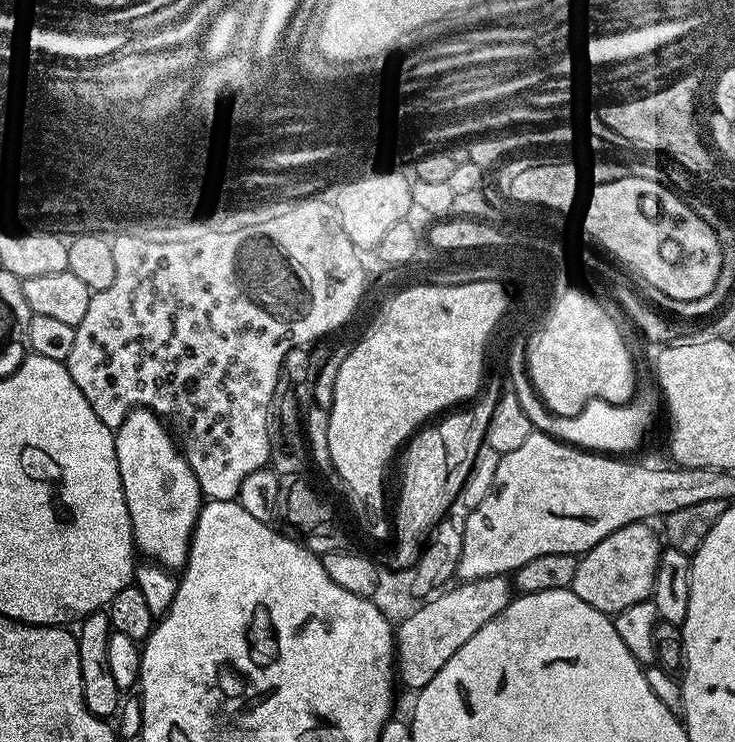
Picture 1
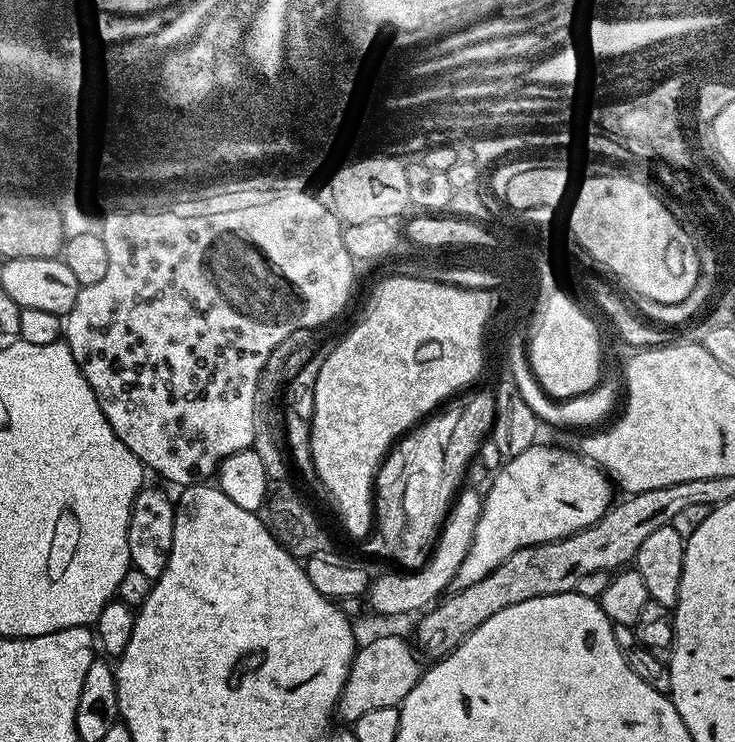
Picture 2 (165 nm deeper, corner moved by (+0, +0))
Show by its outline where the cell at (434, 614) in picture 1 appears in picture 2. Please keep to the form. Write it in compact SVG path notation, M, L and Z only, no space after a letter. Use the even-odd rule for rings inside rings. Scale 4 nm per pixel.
M380 636L369 644L361 643L352 658L346 682L342 686L340 700L336 703L335 715L345 720L348 726L356 723L369 710L381 706L399 706L420 681L422 667L416 661L418 652L411 643L400 636ZM409 644L409 645L408 645Z

